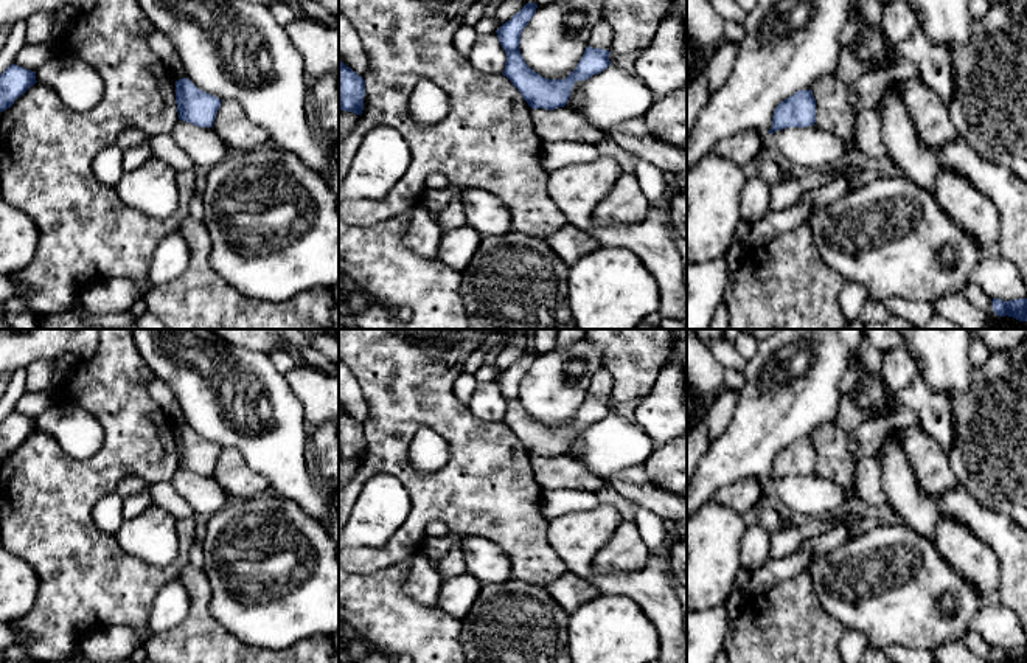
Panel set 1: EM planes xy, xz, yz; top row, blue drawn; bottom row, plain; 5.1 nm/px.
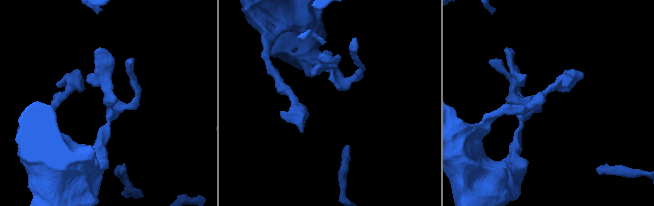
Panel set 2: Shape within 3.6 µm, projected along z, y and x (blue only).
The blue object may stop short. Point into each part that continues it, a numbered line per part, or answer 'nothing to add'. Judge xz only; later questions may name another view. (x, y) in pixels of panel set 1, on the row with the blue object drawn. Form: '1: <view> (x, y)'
nothing to add

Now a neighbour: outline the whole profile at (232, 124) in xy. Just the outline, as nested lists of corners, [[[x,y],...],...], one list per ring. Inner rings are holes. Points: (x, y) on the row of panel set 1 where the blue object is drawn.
[[[224,99],[213,123],[214,132],[232,152],[255,151],[269,143],[269,134],[252,123],[233,99]]]

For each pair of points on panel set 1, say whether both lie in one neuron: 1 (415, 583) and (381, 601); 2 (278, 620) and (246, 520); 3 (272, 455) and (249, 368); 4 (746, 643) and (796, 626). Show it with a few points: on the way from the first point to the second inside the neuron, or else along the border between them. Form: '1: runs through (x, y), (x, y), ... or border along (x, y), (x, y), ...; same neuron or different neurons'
1: border along (412, 556), (403, 590), (417, 601), (435, 607); different neurons
2: runs through (281, 595), (281, 556), (271, 545); same neuron
3: runs through (272, 433), (249, 406), (249, 390); same neuron
4: runs through (758, 643), (779, 643), (783, 638); same neuron

